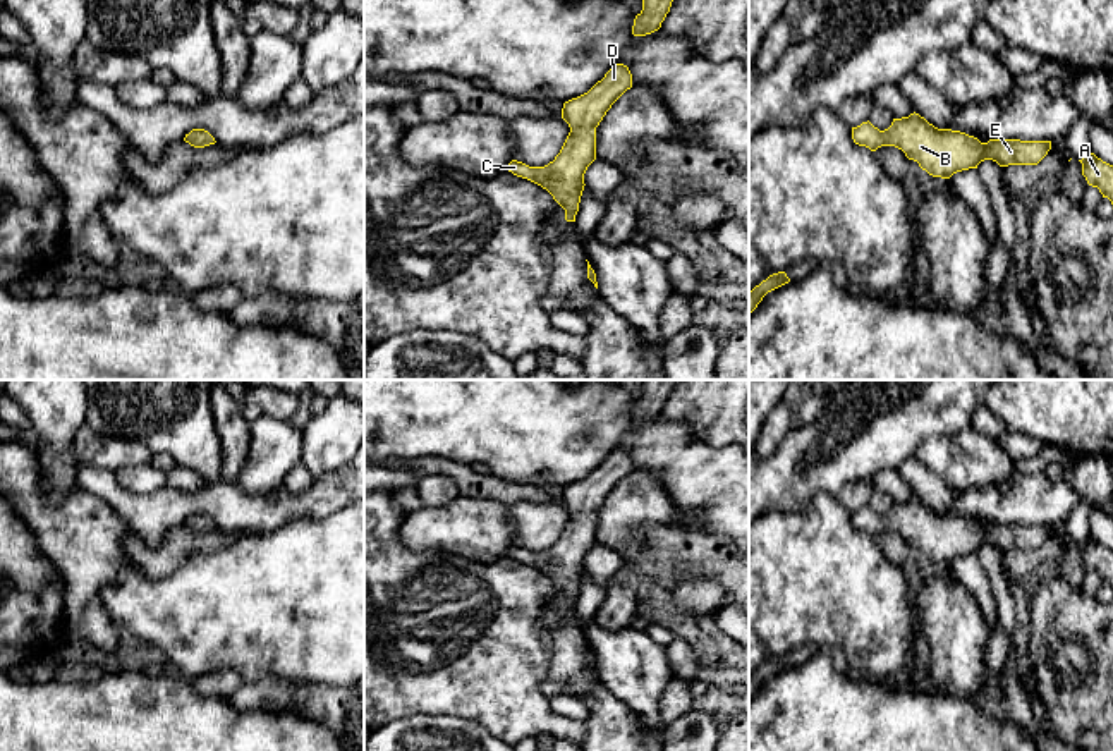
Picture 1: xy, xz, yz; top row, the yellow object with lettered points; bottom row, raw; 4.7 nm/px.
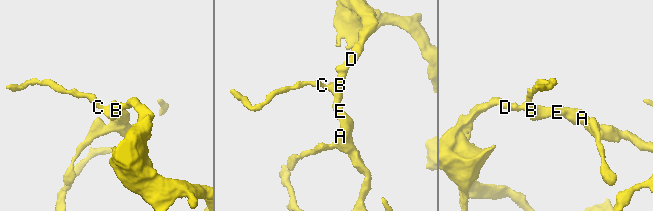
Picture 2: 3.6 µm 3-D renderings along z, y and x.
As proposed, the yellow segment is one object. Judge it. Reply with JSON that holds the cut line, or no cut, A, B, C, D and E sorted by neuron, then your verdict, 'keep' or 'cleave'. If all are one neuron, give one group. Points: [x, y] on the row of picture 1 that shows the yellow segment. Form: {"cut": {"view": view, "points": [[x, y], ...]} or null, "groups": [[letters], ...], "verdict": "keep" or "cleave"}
{"cut": null, "groups": [["A", "B", "C", "D", "E"]], "verdict": "keep"}

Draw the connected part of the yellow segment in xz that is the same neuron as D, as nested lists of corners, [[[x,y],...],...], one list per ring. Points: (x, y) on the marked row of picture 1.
[[[615,64],[587,93],[563,103],[562,119],[570,132],[553,162],[544,167],[529,167],[512,160],[508,172],[546,189],[565,210],[565,220],[575,222],[584,174],[596,160],[596,127],[611,105],[632,88],[627,65]]]

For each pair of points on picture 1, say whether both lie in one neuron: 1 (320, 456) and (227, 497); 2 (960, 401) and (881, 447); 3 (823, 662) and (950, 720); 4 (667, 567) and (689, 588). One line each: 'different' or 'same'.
1: different
2: same
3: same
4: different

